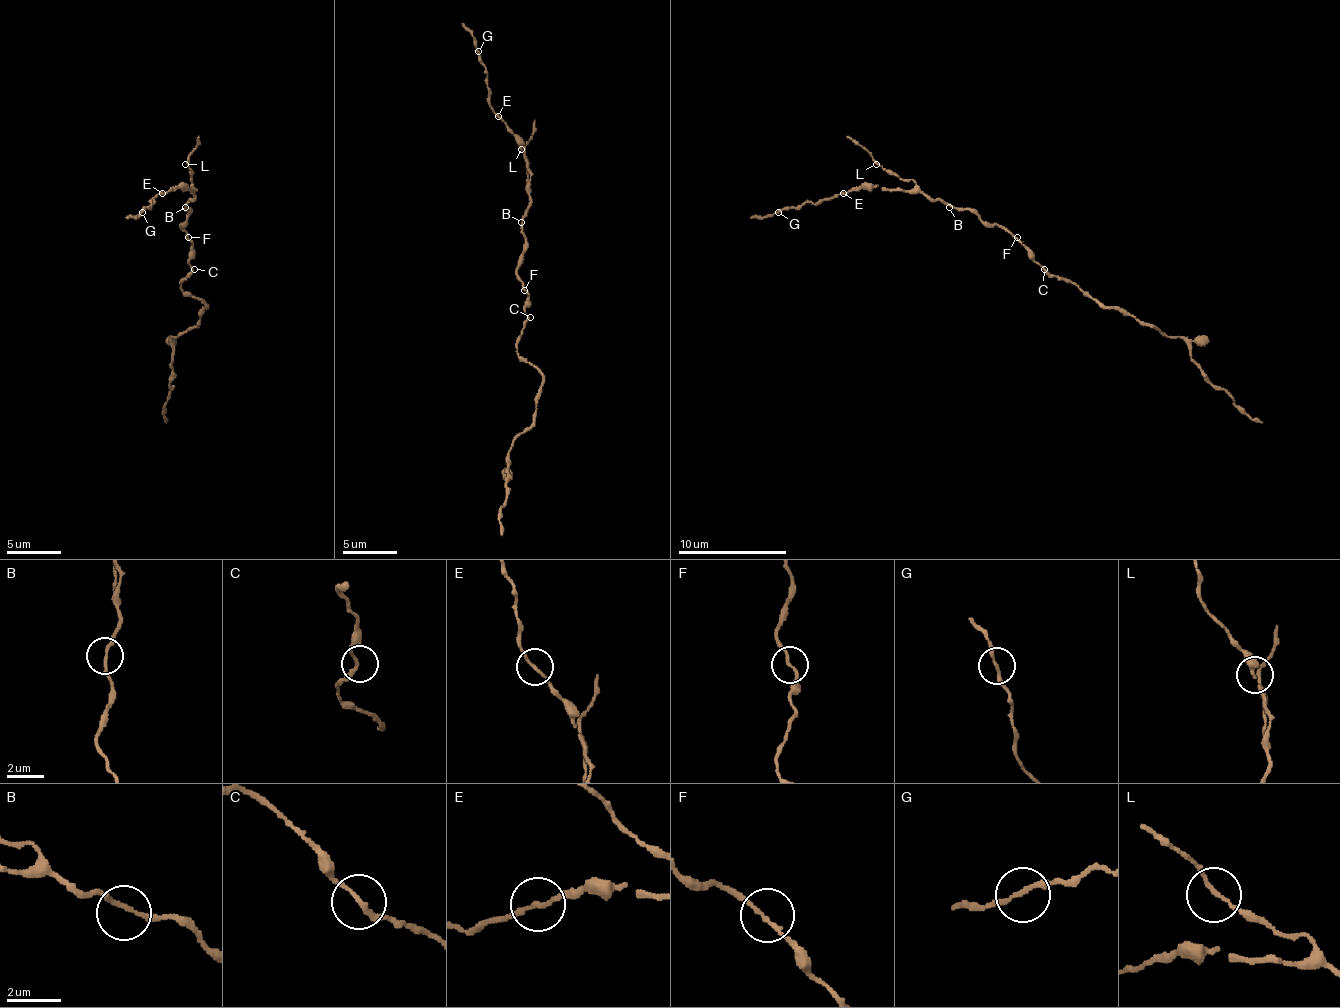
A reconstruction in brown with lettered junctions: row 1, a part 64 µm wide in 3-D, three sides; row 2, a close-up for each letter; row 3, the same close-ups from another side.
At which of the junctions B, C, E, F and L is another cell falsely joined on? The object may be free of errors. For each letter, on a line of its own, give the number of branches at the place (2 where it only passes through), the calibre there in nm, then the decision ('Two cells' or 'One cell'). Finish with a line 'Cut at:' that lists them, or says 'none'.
B: Branches: 2. Thickness 170 nm. One cell
C: Branches: 2. Thickness 170 nm. One cell
E: Branches: 2. Thickness 150 nm. Two cells
F: Branches: 2. Thickness 140 nm. One cell
L: Branches: 2. Thickness 130 nm. One cell
Cut at: E

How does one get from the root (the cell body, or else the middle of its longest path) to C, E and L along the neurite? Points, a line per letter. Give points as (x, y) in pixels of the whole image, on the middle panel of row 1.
C: (527, 300), (524, 311), (530, 317)
E: (527, 300), (516, 268), (524, 249), (521, 217), (530, 203), (530, 168), (521, 141), (497, 116)
L: (527, 300), (527, 290), (516, 276), (519, 257), (524, 249), (521, 217), (530, 203), (527, 160), (521, 149)

